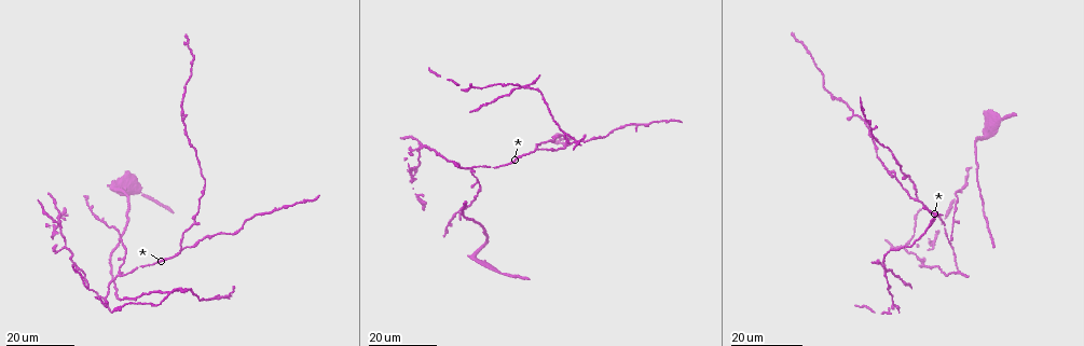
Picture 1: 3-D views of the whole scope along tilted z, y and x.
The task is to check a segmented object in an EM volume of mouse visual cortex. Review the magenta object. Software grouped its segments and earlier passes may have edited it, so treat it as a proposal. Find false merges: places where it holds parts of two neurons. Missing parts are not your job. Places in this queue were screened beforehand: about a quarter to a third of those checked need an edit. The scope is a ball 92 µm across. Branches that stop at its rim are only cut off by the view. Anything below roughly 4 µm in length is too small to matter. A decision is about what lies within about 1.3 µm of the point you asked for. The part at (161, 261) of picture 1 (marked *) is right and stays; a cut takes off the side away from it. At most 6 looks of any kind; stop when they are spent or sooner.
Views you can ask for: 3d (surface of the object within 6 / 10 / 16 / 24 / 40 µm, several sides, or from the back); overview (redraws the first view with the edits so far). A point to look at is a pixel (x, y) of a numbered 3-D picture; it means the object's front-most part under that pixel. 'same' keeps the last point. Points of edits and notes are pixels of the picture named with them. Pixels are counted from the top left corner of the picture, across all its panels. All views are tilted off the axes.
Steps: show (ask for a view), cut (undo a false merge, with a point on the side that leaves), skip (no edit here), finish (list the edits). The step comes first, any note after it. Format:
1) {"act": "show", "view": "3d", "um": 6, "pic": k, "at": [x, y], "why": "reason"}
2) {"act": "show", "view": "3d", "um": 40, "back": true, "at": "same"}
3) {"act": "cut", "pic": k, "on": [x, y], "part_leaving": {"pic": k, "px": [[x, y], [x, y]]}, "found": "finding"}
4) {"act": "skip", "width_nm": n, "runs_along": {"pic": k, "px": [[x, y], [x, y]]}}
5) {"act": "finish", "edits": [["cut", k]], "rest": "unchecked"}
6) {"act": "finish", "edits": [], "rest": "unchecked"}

{"act": "show", "view": "3d", "um": 16, "pic": 1, "at": [171, 292]}

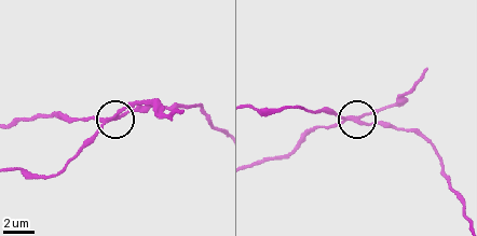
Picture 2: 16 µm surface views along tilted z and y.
{"act": "show", "view": "3d", "um": 6, "pic": 2, "at": [102, 124]}

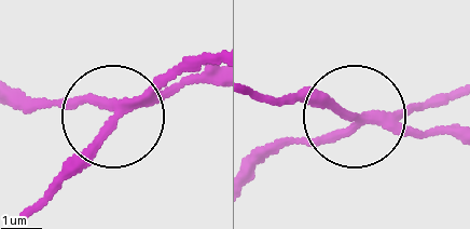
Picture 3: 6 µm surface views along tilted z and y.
{"act": "cut", "pic": 3, "on": [179, 66], "arms": 3, "part_leaving": {"pic": 3, "px": [[135, 100], [16, 105]]}, "found": "two neurons meet here"}

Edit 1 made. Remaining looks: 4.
{"act": "show", "view": "overview", "why": "see it whole again"}

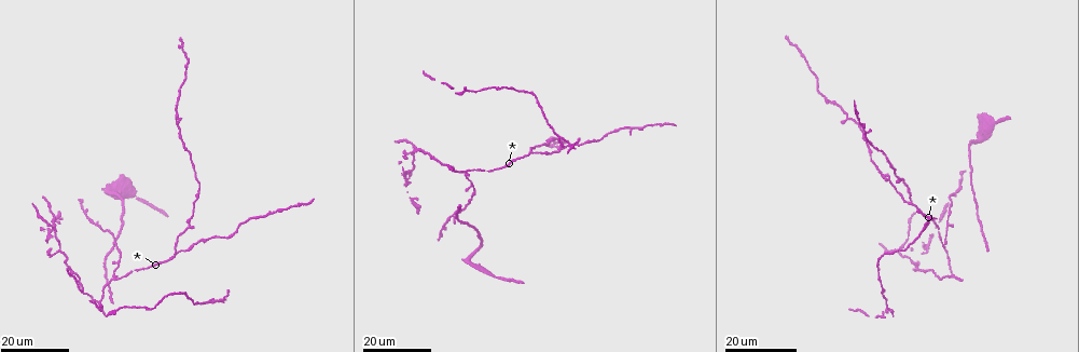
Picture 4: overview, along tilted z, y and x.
{"act": "show", "view": "3d", "um": 16, "pic": 4, "at": [222, 296], "why": "sudden change in width"}

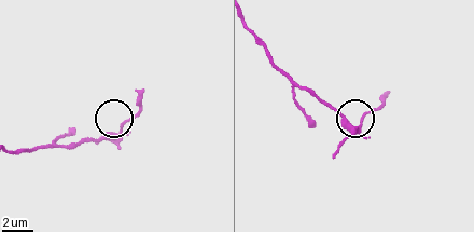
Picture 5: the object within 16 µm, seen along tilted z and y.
{"act": "show", "view": "3d", "um": 10, "pic": 5, "at": [361, 121]}

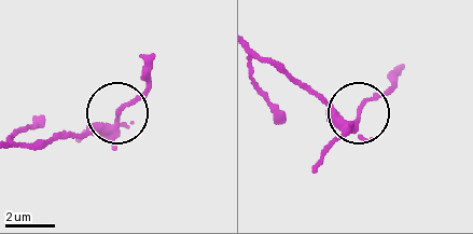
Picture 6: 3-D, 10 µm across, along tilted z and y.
{"act": "cut", "pic": 6, "on": [328, 147], "part_leaving": {"pic": 6, "px": [[356, 123], [365, 104], [392, 86], [400, 67]]}, "found": "two neurons meet here"}

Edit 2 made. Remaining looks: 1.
{"act": "finish", "edits": [["cut", 3], ["cut", 6]], "rest": "unchecked"}

